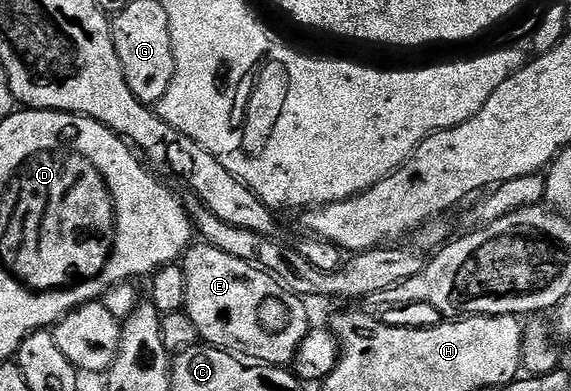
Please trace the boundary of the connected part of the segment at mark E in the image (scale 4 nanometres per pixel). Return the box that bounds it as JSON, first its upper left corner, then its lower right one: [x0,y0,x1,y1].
[182,243,311,367]

